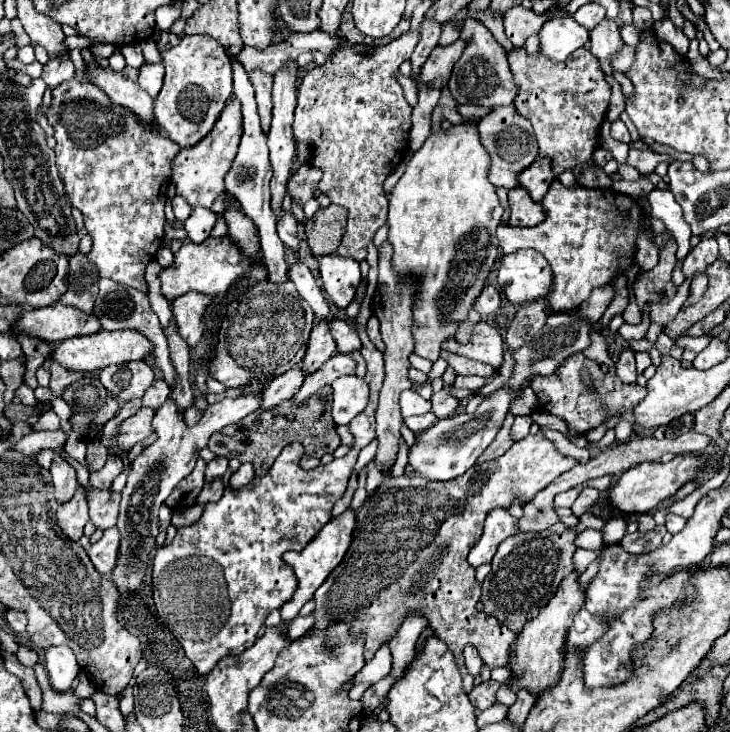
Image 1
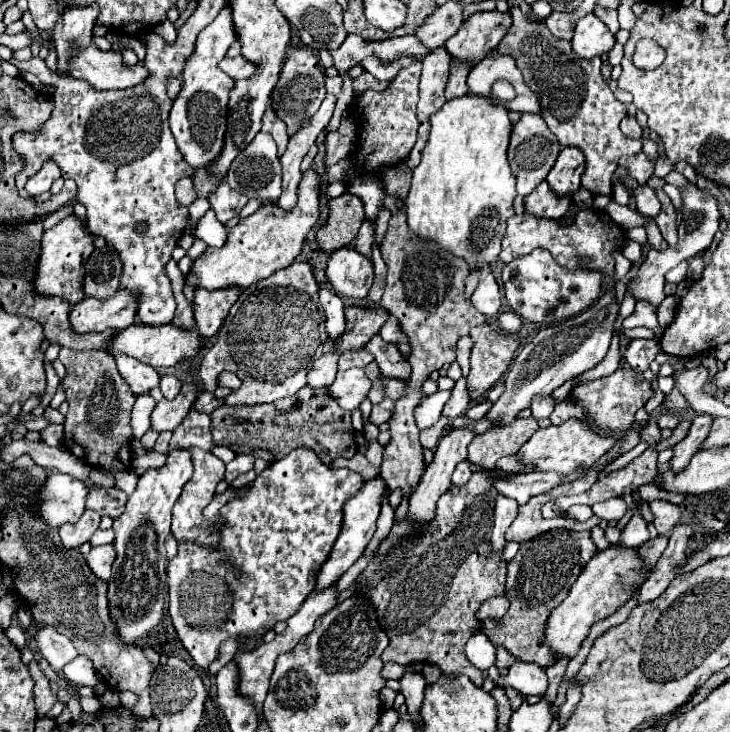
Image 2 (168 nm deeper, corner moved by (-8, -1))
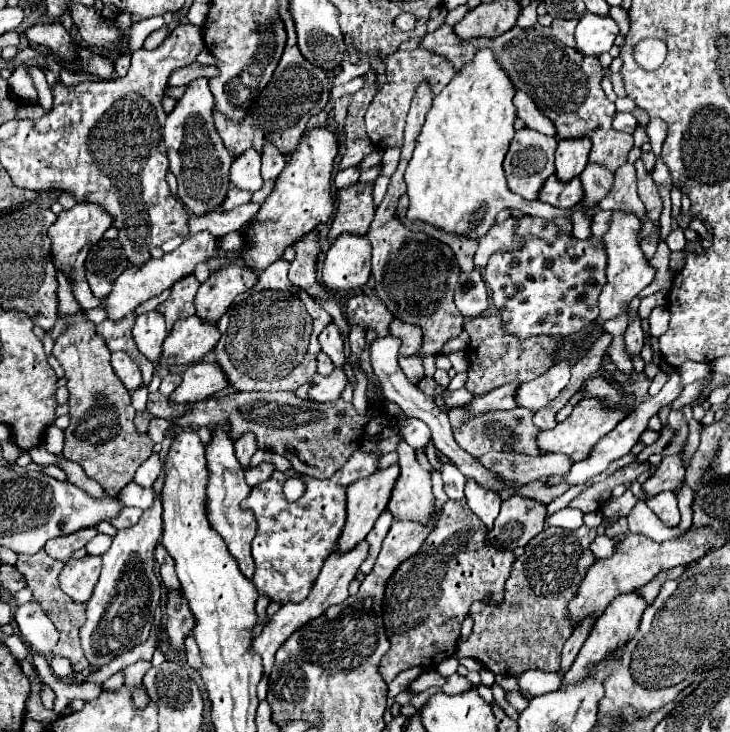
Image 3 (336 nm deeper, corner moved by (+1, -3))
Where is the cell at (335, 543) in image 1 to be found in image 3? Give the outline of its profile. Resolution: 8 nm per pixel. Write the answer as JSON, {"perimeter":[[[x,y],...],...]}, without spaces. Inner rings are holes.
{"perimeter":[[[393,464],[389,468],[383,468],[383,470],[377,470],[375,474],[371,474],[369,478],[361,478],[357,482],[353,482],[349,488],[347,488],[347,522],[345,522],[345,528],[343,528],[343,534],[339,538],[339,548],[341,552],[347,552],[351,550],[353,546],[357,546],[357,542],[361,542],[373,528],[375,520],[379,518],[379,514],[387,508],[387,502],[391,498],[391,490],[397,482],[397,474],[399,474],[399,466]]]}

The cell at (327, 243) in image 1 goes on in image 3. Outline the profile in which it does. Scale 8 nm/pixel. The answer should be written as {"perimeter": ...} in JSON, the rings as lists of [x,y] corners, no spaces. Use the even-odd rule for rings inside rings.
{"perimeter":[[[373,182],[369,184],[353,184],[339,190],[339,206],[335,212],[335,220],[329,230],[329,242],[333,242],[343,232],[349,234],[367,234],[375,214],[373,204]]]}

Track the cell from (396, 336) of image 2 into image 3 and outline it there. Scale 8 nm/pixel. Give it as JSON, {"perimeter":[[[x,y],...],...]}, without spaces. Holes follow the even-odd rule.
{"perimeter":[[[393,320],[391,324],[391,336],[395,338],[401,338],[401,354],[405,356],[413,356],[417,354],[417,350],[421,348],[423,344],[423,330],[419,326],[413,326],[413,324],[405,324],[401,320]]]}

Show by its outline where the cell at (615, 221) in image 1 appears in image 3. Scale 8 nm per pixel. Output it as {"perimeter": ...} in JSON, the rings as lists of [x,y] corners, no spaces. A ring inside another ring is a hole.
{"perimeter":[[[509,218],[505,220],[503,224],[497,224],[493,226],[481,240],[479,240],[479,248],[475,252],[475,266],[479,268],[485,268],[487,260],[491,254],[495,252],[511,252],[511,250],[517,250],[521,248],[521,240],[515,236],[515,220]]]}

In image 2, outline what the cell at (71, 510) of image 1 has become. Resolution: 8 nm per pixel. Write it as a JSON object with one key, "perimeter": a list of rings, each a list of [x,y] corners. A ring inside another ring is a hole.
{"perimeter":[[[86,510],[76,524],[62,524],[60,528],[62,544],[66,548],[80,548],[98,530],[98,524],[100,524],[100,514],[94,510]]]}

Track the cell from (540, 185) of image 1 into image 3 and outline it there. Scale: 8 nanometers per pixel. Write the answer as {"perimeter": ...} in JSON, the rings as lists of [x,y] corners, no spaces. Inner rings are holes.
{"perimeter":[[[589,138],[559,140],[557,152],[555,152],[557,178],[563,182],[569,182],[575,176],[579,176],[589,162],[589,150],[591,150]]]}

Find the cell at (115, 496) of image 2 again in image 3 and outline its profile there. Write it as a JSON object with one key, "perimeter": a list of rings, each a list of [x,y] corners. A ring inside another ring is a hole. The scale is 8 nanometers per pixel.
{"perimeter":[[[123,508],[123,512],[115,520],[111,520],[111,524],[115,528],[129,528],[129,526],[133,526],[133,524],[139,522],[141,514],[143,514],[141,508]]]}

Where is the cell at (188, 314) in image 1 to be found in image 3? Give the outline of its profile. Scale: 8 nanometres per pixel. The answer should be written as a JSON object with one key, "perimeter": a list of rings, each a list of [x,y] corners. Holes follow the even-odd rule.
{"perimeter":[[[241,260],[211,272],[209,280],[201,284],[195,298],[197,316],[205,322],[217,322],[221,314],[227,312],[235,296],[243,294],[245,290],[251,290],[255,282],[257,282],[257,272],[249,270],[249,266],[245,266],[245,262]]]}

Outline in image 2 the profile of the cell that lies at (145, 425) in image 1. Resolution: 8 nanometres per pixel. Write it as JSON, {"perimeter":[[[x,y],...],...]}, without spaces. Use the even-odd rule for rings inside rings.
{"perimeter":[[[190,382],[182,384],[180,394],[174,400],[160,400],[152,410],[152,430],[164,432],[174,430],[186,418],[192,402],[196,400],[196,386]]]}

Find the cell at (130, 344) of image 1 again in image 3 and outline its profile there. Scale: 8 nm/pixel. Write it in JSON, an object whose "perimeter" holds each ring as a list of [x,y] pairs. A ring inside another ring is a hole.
{"perimeter":[[[197,314],[183,318],[165,338],[163,356],[159,364],[171,366],[171,364],[199,362],[207,352],[213,350],[219,338],[221,332],[217,330],[217,324],[207,324]]]}

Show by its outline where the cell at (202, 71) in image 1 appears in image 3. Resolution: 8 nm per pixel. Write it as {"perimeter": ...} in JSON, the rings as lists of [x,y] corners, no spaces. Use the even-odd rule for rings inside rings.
{"perimeter":[[[197,78],[187,86],[185,96],[177,102],[175,110],[165,122],[165,146],[169,156],[169,170],[175,174],[179,190],[177,196],[185,208],[195,216],[205,216],[221,206],[229,192],[229,166],[231,154],[221,142],[213,124],[213,94],[207,78]]]}

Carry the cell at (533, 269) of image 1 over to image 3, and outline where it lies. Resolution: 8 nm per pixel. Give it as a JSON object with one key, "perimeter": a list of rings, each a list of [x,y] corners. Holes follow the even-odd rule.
{"perimeter":[[[535,216],[517,218],[517,230],[519,238],[525,240],[523,248],[493,254],[483,272],[505,334],[531,338],[571,336],[585,330],[597,318],[597,298],[605,286],[607,254],[603,242],[595,236],[577,240],[551,220]]]}

